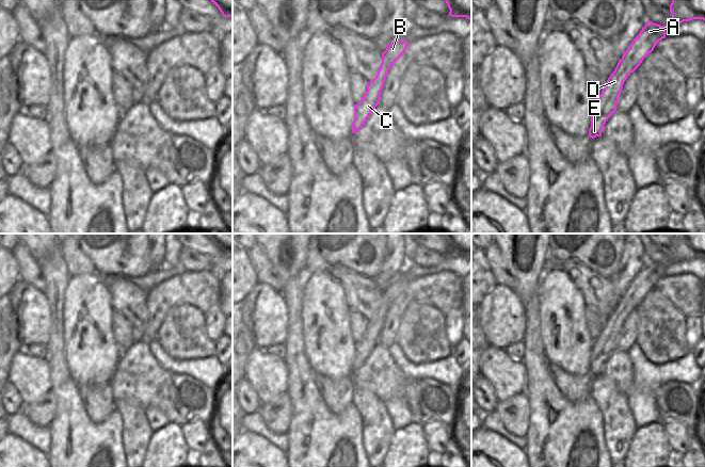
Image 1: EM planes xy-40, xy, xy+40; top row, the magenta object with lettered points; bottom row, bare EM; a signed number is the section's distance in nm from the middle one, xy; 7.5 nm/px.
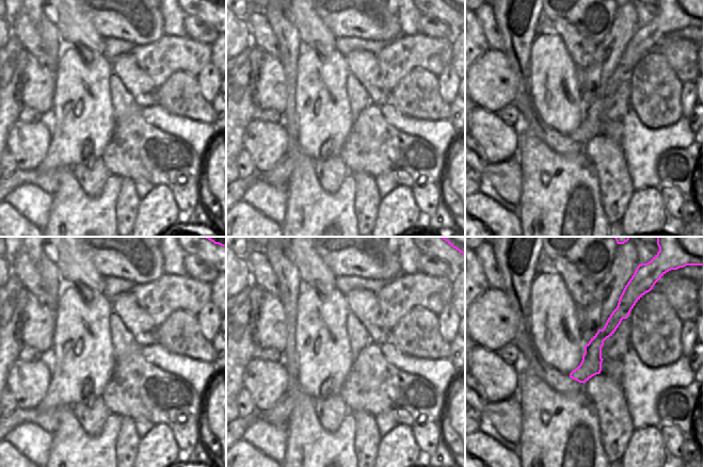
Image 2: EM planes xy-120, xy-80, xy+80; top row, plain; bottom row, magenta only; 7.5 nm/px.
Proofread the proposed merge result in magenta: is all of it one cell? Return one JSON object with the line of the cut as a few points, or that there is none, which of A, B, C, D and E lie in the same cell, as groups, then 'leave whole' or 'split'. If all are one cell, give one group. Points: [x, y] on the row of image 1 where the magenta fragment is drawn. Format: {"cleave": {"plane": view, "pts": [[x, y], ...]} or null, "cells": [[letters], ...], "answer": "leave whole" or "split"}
{"cleave": {"plane": "xy+40", "pts": [[621, 59], [624, 61], [625, 70], [628, 75]]}, "cells": [["A", "B"], ["C", "D", "E"]], "answer": "split"}

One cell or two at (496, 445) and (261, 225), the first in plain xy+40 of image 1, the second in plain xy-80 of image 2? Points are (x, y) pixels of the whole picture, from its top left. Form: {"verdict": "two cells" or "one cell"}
{"verdict": "one cell"}

